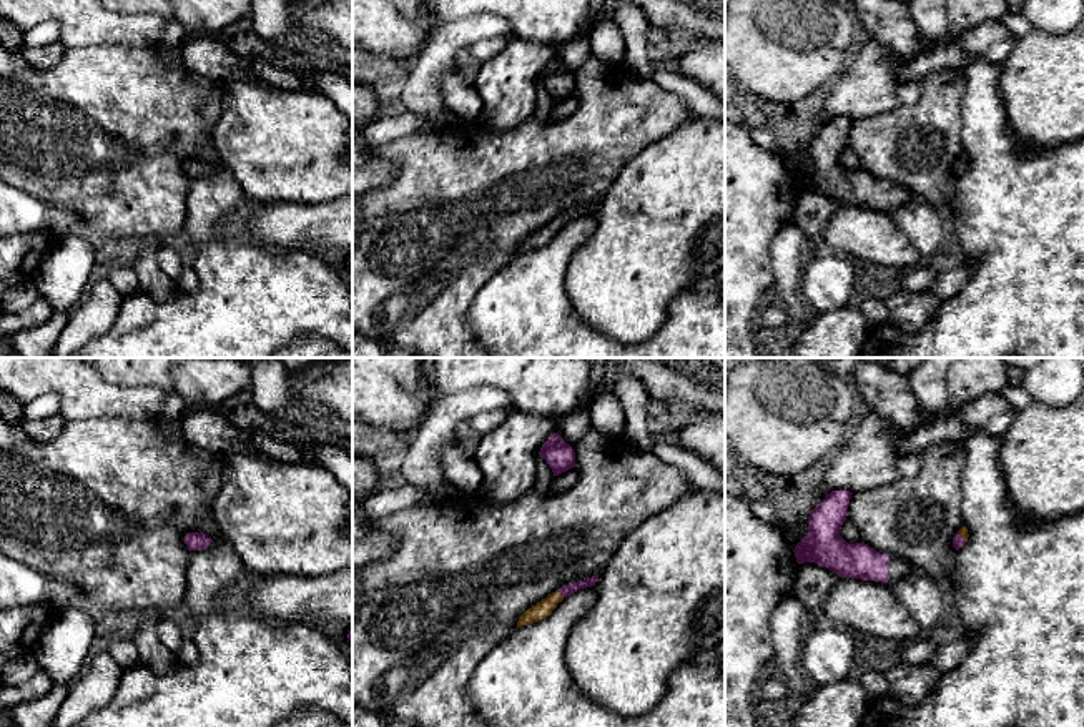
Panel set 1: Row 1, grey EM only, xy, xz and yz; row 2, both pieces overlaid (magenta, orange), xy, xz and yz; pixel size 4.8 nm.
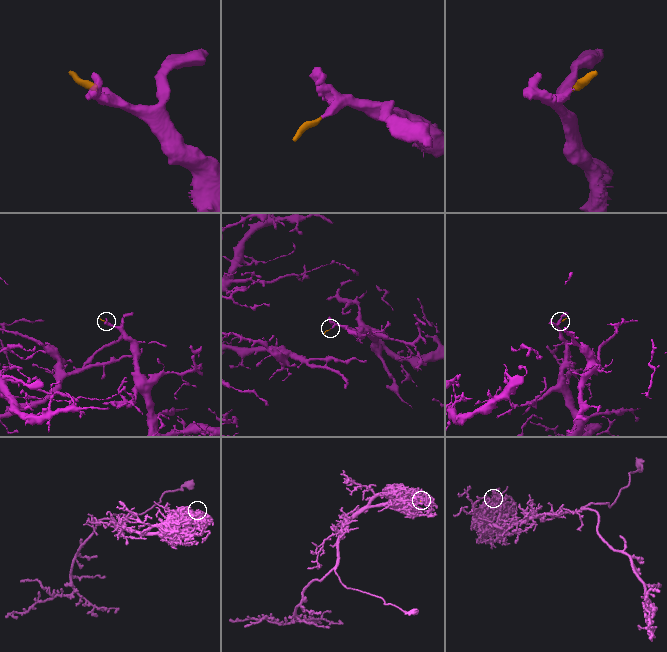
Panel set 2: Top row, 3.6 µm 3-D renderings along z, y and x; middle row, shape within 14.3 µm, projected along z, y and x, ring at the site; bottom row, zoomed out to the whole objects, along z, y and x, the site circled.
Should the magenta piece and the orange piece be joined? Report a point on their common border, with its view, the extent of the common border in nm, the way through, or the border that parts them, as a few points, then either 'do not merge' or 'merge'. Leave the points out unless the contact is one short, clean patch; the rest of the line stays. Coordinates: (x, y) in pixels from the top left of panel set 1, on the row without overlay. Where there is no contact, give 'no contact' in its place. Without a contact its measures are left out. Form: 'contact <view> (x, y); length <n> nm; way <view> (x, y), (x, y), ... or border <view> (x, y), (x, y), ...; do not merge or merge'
contact xz (561, 220); length 50 nm; way xz (567, 217), (561, 220), (546, 233); merge

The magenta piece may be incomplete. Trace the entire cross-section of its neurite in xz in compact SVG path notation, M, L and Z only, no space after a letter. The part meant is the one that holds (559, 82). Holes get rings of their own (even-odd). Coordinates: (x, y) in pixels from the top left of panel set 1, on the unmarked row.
M559 60L547 65L539 82L547 88L554 103L559 103L575 93L575 80L572 73L559 63Z

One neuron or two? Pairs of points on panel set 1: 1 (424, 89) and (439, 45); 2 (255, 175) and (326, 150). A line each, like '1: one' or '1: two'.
1: one
2: one

